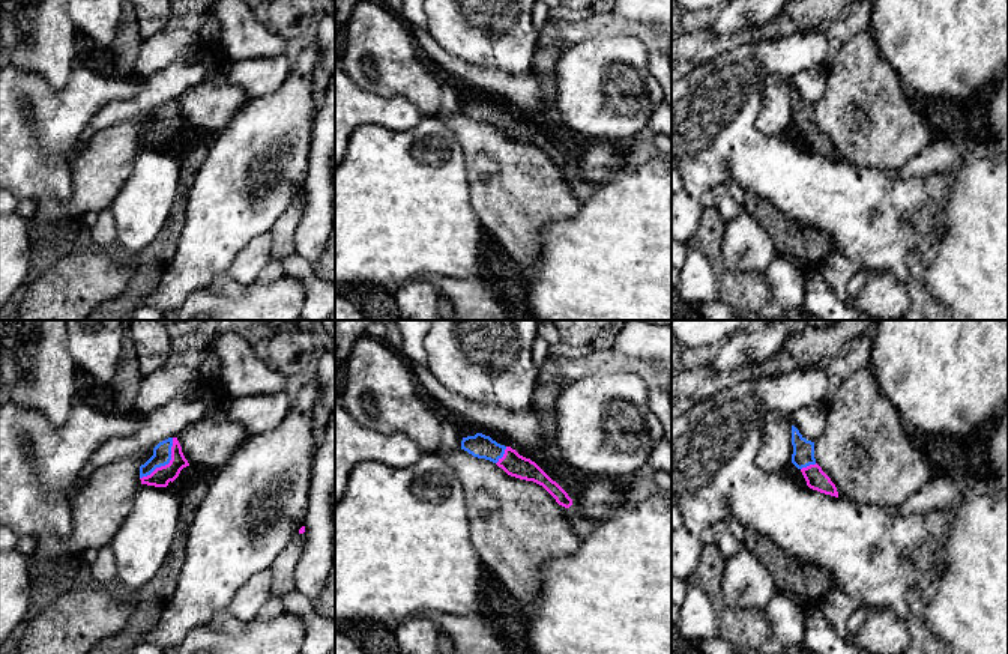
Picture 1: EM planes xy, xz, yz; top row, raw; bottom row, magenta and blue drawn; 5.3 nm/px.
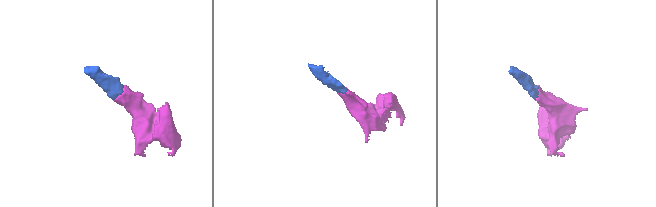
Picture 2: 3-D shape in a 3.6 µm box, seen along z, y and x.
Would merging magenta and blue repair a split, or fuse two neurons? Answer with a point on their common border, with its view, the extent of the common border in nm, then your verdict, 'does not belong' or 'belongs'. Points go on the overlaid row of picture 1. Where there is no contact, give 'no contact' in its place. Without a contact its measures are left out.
xy (165, 465) | 280 nm | belongs

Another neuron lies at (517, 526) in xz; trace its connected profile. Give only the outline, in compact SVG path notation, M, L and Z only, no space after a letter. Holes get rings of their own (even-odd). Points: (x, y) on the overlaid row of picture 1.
M434 450L455 471L466 493L470 538L482 564L509 594L530 607L542 588L542 568L553 558L575 555L580 538L571 526L571 507L565 508L539 484L508 475L496 463L464 450Z

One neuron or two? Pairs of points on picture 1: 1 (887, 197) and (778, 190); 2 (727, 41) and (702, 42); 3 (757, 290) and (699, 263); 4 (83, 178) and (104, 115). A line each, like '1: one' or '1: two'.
1: one
2: one
3: two
4: two

